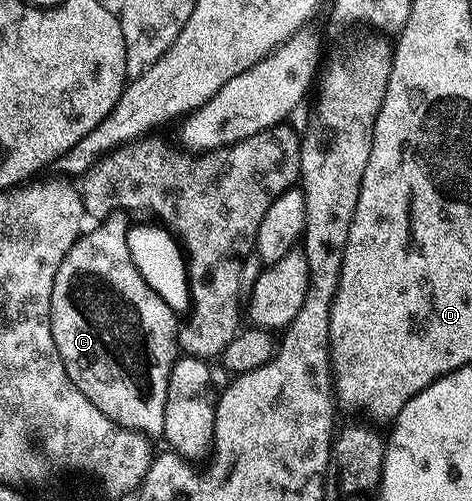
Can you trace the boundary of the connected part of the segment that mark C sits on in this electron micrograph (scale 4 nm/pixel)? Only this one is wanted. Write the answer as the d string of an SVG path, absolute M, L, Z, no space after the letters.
M119 211L101 218L95 224L98 226L87 228L68 255L64 255L64 263L60 263L60 271L56 271L56 283L52 283L50 326L64 371L68 371L68 379L84 391L84 399L88 399L92 407L100 407L100 411L120 427L135 429L137 433L158 439L162 437L164 427L168 375L180 356L180 321L172 307L168 307L168 303L144 283L144 275L136 271L136 263L132 263L128 251L126 217L125 212Z

